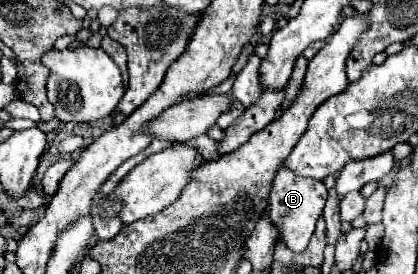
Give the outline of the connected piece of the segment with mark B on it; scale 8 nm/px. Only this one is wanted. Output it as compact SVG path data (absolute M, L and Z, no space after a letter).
M281 167L275 175L273 189L269 193L269 209L267 215L275 229L279 231L281 243L285 243L293 253L303 253L309 245L309 239L315 231L315 221L321 217L327 201L327 187L317 179L305 179L293 175L287 167Z

